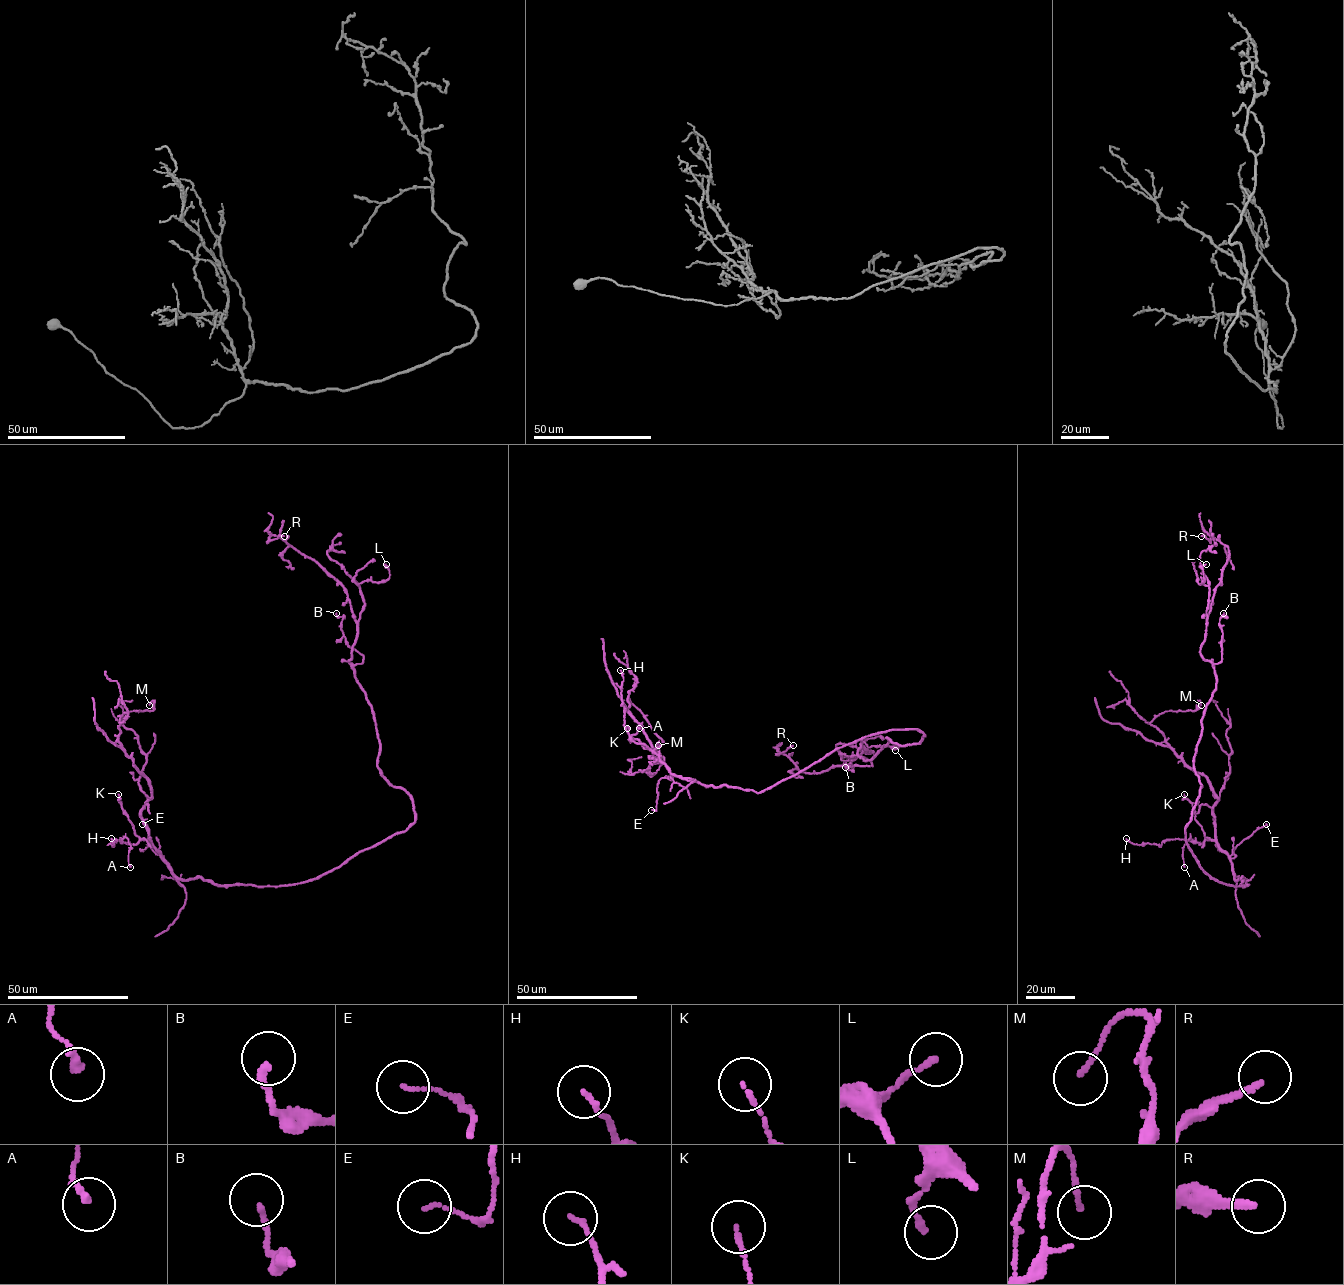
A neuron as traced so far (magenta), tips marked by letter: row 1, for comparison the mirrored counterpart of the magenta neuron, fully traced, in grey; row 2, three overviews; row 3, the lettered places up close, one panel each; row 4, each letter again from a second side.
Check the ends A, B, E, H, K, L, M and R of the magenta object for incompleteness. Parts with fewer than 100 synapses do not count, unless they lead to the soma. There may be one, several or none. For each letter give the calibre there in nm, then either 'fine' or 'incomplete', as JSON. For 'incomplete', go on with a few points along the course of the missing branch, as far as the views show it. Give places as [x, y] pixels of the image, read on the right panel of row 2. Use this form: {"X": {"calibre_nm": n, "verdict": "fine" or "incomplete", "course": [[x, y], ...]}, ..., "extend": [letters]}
{"A": {"calibre_nm": 190, "verdict": "fine"}, "B": {"calibre_nm": 170, "verdict": "fine"}, "E": {"calibre_nm": 80, "verdict": "fine"}, "H": {"calibre_nm": 120, "verdict": "fine"}, "K": {"calibre_nm": 100, "verdict": "fine"}, "L": {"calibre_nm": 150, "verdict": "fine"}, "M": {"calibre_nm": 130, "verdict": "fine"}, "R": {"calibre_nm": 190, "verdict": "fine"}, "extend": []}

